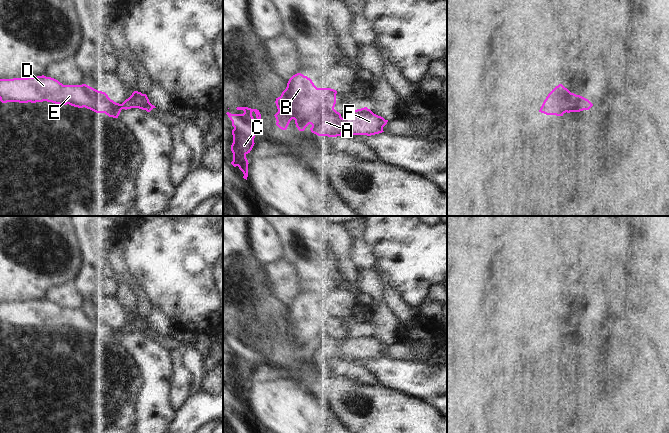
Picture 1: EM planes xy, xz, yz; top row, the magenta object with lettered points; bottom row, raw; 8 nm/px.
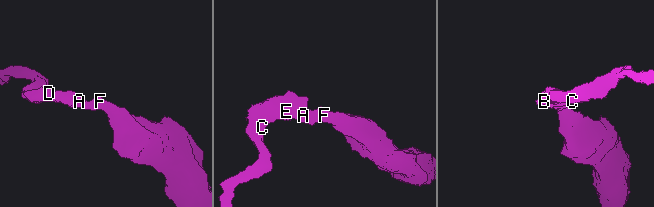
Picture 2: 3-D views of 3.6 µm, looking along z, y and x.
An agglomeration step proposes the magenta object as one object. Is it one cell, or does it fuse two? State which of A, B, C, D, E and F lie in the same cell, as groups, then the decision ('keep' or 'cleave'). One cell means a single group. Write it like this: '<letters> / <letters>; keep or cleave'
A F / B C D E; cleave

